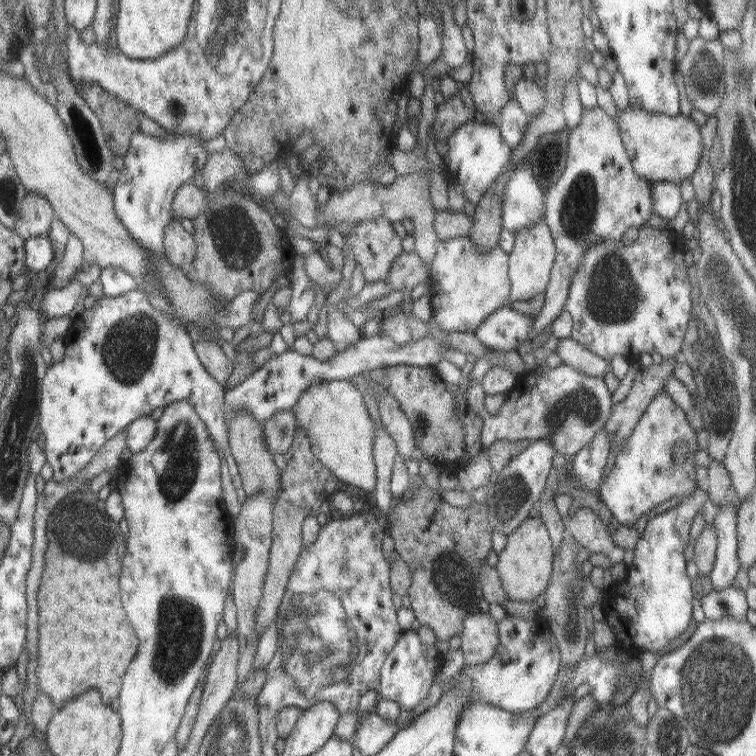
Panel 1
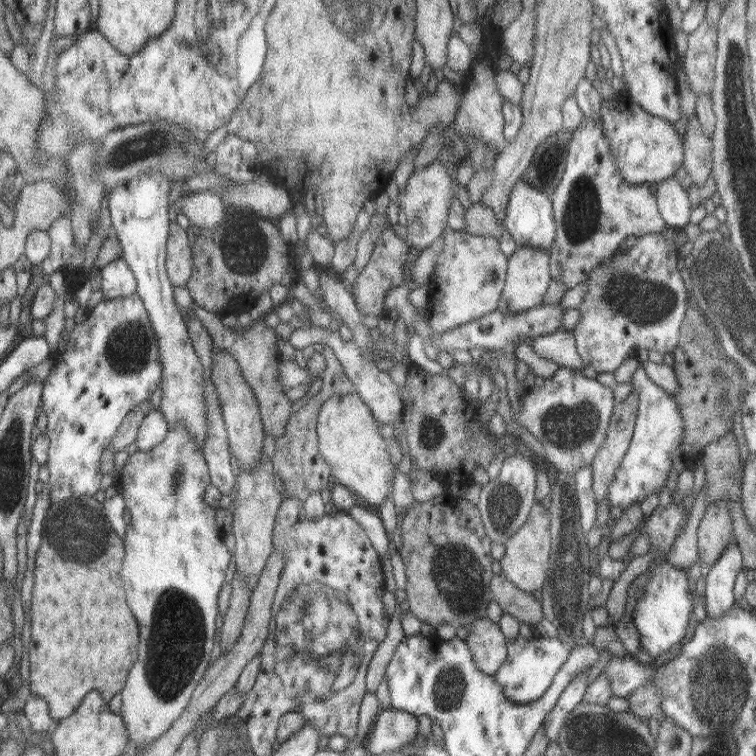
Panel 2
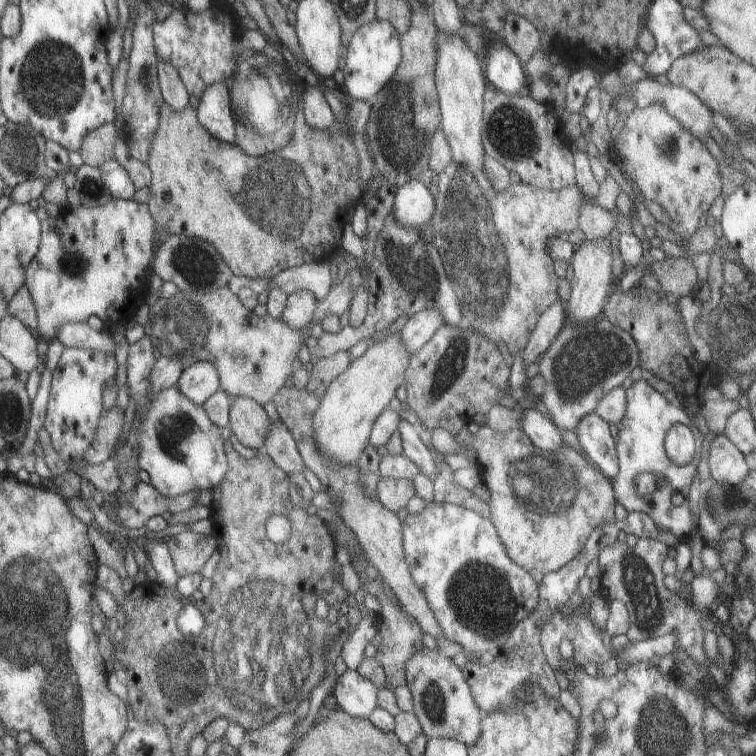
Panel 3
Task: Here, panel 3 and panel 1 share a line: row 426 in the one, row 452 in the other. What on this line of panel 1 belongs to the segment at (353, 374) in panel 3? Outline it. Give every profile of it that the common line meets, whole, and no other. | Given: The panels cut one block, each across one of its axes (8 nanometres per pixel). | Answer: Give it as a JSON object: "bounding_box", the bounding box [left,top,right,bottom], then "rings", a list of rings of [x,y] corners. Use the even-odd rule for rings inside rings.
{"bounding_box":[291,380,377,492],"rings":[[[317,380],[299,396],[297,404],[291,410],[297,424],[305,428],[307,436],[315,440],[313,454],[331,470],[337,480],[357,486],[365,492],[373,492],[377,484],[377,466],[373,458],[373,440],[375,424],[369,412],[363,406],[361,390],[355,388],[349,380]]]}

